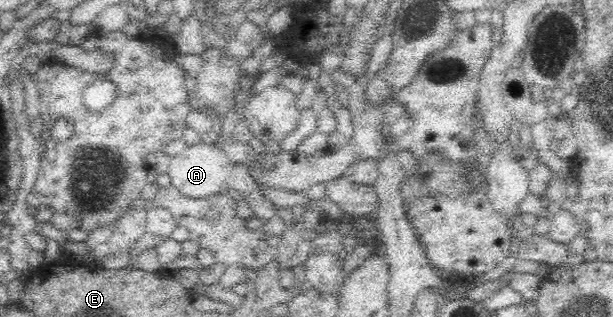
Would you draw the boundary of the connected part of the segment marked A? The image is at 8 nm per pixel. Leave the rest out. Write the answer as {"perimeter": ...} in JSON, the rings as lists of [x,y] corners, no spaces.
{"perimeter":[[[207,139],[207,142],[199,142],[195,146],[191,146],[187,150],[185,156],[179,156],[179,158],[171,158],[171,166],[169,166],[169,178],[173,182],[173,186],[179,190],[182,196],[191,196],[191,198],[205,198],[205,196],[211,196],[211,194],[217,194],[217,184],[223,182],[223,172],[221,170],[232,167],[232,159],[229,158],[227,153],[221,152],[221,148],[213,146],[211,139]]]}

